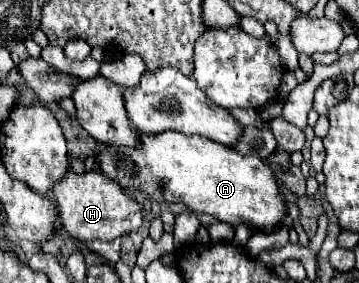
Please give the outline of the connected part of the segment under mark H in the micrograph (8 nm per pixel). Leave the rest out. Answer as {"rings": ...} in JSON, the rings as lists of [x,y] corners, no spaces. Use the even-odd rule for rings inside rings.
{"rings":[[[91,156],[85,160],[84,174],[66,170],[60,182],[56,182],[54,196],[58,200],[62,228],[80,240],[114,240],[132,230],[138,230],[144,222],[142,208],[126,190],[122,190],[120,184],[116,184],[112,178],[104,178],[100,170],[92,170],[94,163]]]}

